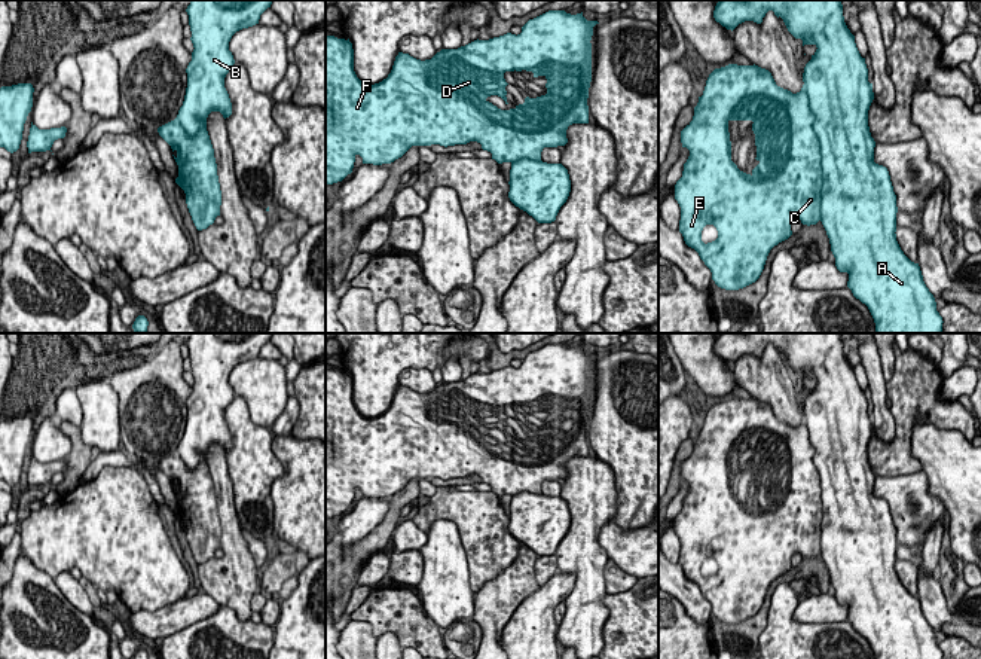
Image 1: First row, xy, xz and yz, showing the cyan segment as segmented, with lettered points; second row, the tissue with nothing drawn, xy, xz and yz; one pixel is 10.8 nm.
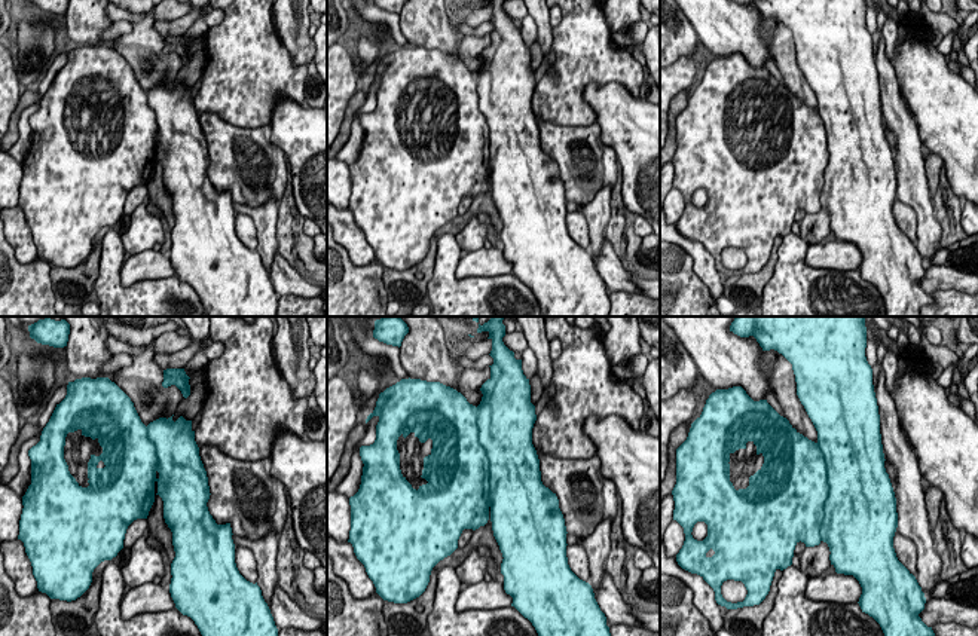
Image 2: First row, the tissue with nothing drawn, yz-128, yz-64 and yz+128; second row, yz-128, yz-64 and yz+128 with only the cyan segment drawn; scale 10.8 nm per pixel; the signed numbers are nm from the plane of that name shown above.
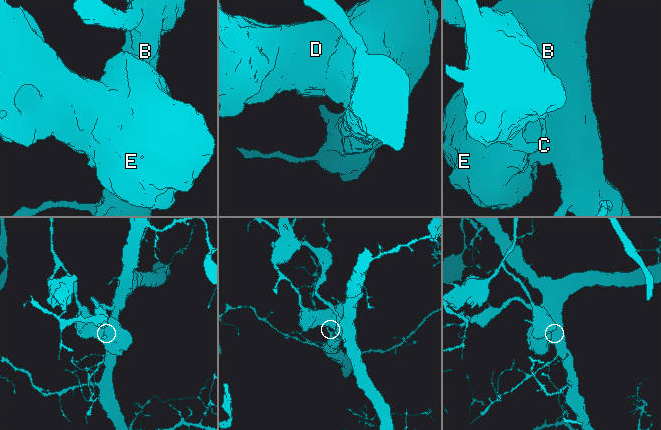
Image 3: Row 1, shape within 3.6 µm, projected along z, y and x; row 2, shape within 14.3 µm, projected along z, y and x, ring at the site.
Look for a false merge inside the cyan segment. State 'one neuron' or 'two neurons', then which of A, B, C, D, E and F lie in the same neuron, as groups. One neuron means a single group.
two neurons | A B / C D E F

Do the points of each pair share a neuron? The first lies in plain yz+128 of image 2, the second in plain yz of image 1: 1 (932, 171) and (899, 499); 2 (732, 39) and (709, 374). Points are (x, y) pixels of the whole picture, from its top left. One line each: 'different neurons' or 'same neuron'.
1: different neurons
2: same neuron

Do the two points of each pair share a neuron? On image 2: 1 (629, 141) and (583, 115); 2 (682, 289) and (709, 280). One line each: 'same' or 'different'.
1: different
2: different

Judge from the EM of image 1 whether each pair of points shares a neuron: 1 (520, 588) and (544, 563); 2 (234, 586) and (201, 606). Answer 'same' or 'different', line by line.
1: different
2: different

